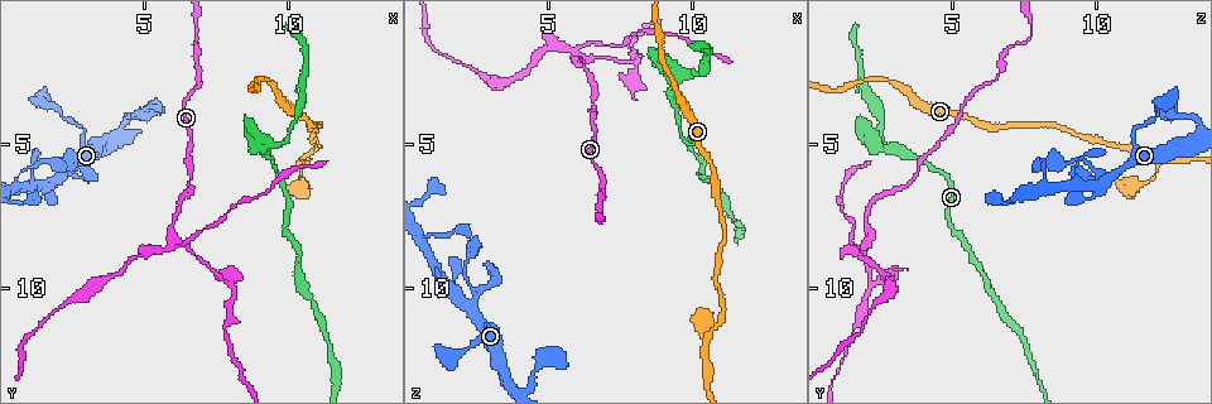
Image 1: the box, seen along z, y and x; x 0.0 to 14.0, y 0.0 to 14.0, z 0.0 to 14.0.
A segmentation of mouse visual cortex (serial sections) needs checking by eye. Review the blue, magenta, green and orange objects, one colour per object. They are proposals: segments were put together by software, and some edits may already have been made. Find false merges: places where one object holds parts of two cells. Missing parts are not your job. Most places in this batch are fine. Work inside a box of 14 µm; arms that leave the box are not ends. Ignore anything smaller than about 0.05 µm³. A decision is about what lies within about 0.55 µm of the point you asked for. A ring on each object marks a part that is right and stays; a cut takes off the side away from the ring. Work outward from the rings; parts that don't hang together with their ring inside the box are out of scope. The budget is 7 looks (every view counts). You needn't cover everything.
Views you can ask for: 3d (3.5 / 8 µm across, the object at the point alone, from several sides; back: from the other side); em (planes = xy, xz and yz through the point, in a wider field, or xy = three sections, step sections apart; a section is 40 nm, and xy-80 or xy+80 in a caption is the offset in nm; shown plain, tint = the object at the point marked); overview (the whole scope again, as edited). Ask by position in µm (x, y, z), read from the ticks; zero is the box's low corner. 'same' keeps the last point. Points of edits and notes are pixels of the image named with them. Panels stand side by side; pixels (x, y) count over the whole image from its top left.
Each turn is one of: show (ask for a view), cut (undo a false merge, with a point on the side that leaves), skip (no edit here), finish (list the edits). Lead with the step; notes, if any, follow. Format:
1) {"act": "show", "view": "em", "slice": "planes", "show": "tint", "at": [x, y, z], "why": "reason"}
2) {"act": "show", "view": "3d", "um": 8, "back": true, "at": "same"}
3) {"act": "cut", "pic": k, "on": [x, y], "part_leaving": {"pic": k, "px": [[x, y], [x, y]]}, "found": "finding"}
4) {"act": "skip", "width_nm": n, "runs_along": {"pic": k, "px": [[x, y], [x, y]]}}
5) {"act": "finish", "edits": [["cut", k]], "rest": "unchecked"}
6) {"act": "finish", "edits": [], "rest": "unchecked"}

{"act": "show", "view": "3d", "um": 8, "at": [9.4, 5.1, 2.6]}

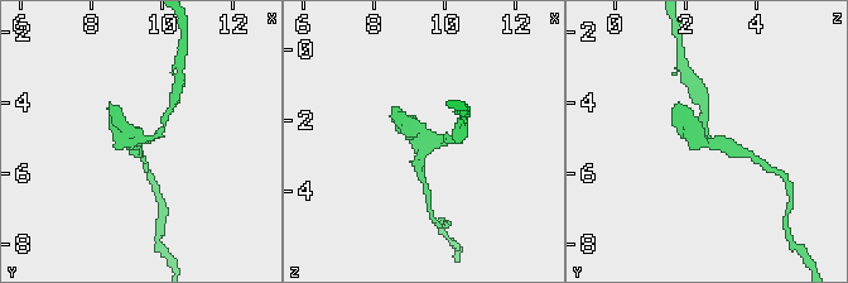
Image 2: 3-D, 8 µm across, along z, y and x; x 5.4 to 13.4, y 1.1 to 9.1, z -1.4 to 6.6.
{"act": "show", "view": "3d", "um": 3.5, "back": true, "at": [9.3, 5.0, 2.6]}

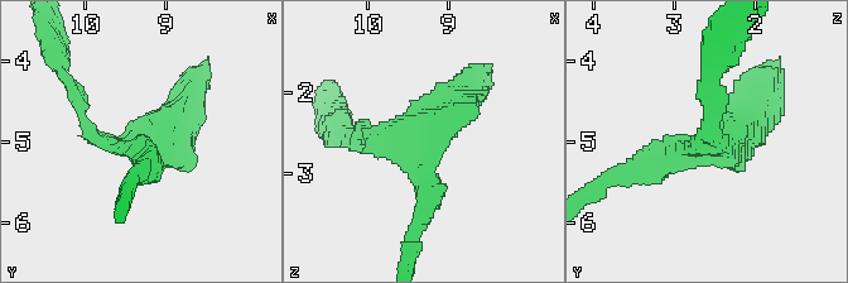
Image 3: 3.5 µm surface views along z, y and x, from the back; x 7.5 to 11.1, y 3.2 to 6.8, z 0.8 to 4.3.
{"act": "show", "view": "em", "slice": "planes", "show": "tint", "at": [9.35, 5.10, 2.60], "arms": 3, "arm_widths_nm": [200, 300, 500]}

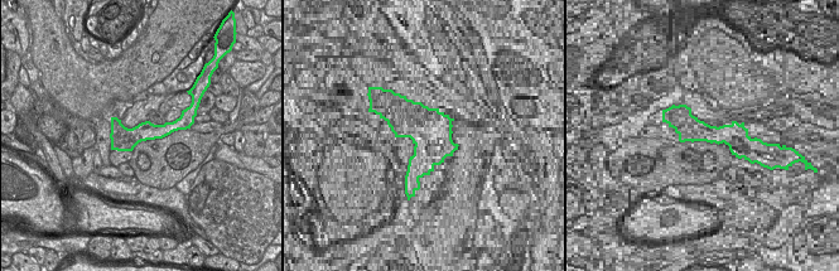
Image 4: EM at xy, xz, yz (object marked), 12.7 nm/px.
{"act": "skip", "width_nm": 320, "runs_along": {"pic": 4, "px": [[181, 125], [143, 131], [114, 146]]}, "found": "continuous, no second cell"}

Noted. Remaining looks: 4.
{"act": "show", "view": "3d", "um": 3.5, "back": true, "at": [6.1, 8.4, 2.1], "why": "four arms meet"}

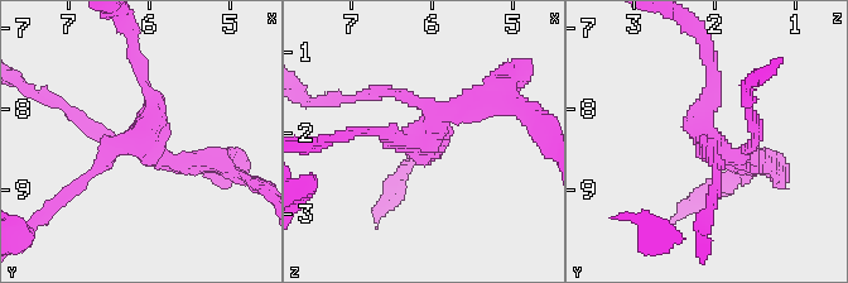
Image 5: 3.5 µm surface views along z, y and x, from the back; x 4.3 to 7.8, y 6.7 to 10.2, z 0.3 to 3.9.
{"act": "show", "view": "em", "slice": "planes", "show": "tint", "at": [6.10, 8.40, 2.05], "arms": 4, "arm_widths_nm": [150, 150, 150, 200], "why": "need the tissue"}

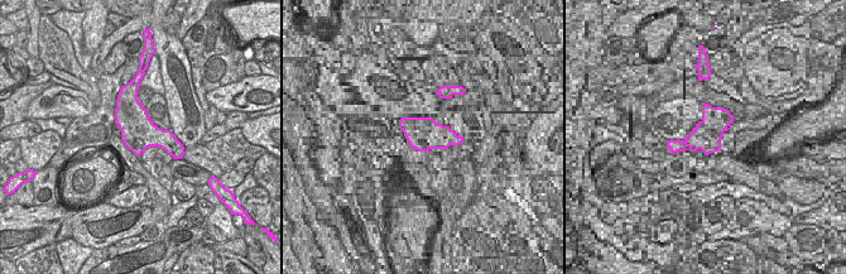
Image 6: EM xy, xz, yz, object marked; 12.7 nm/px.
{"act": "show", "view": "em", "slice": "xy", "step": 5, "show": "tint", "at": "same", "why": "another direction"}

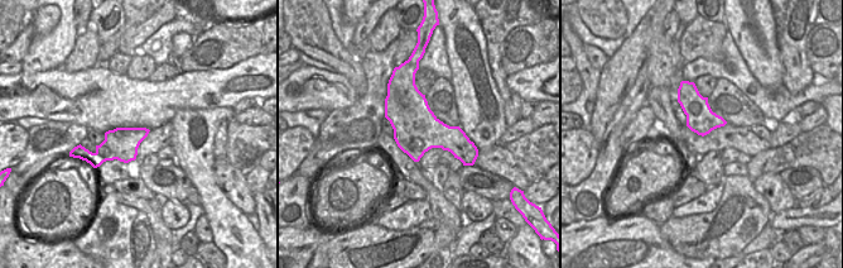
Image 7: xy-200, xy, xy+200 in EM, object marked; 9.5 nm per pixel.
{"act": "skip", "runs_along": {"pic": 5, "px": [[139, 66], [150, 154], [205, 158]]}, "found": "continuous, no second cell"}

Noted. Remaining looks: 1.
{"act": "finish", "edits": [], "rest": "unchecked"}

